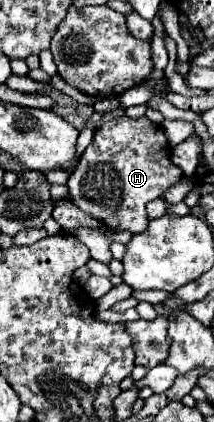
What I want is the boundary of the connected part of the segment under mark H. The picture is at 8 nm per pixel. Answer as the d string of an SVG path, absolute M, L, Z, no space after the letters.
M127 116L103 122L89 148L79 158L67 188L73 204L93 218L101 218L109 230L127 230L139 234L149 224L145 204L161 198L163 192L181 178L181 170L171 164L167 138L159 126L145 116L131 120Z

